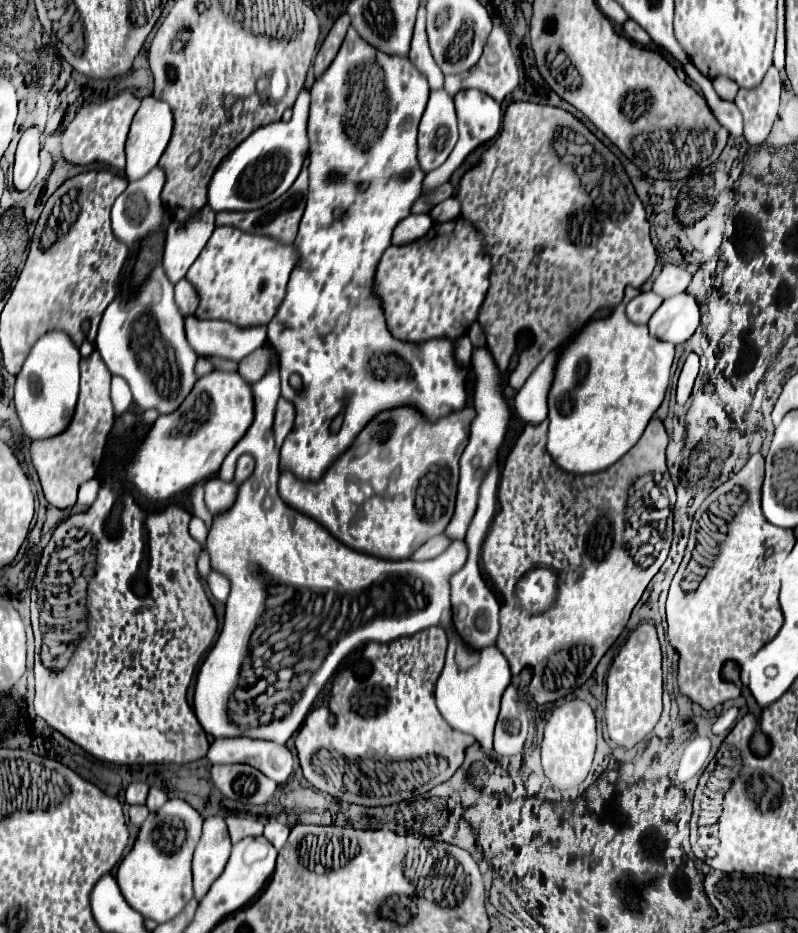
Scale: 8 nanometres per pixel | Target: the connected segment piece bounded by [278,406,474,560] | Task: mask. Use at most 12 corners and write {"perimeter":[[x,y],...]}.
{"perimeter":[[462,408],[378,412],[278,490],[352,550],[406,560],[454,514]]}

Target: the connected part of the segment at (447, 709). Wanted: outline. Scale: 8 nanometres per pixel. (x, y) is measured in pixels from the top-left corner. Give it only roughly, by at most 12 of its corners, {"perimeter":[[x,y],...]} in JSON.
{"perimeter":[[451,635],[435,700],[488,752],[510,684],[496,646],[479,662]]}

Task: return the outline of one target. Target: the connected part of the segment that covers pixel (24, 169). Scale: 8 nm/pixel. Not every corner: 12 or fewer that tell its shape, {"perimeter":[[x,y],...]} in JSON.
{"perimeter":[[28,128],[16,148],[14,186],[26,190],[40,166],[40,130]]}

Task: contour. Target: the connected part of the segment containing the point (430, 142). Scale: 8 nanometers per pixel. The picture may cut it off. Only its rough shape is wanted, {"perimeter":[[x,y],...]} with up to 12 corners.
{"perimeter":[[432,90],[418,132],[418,162],[430,172],[458,140],[454,102]]}

